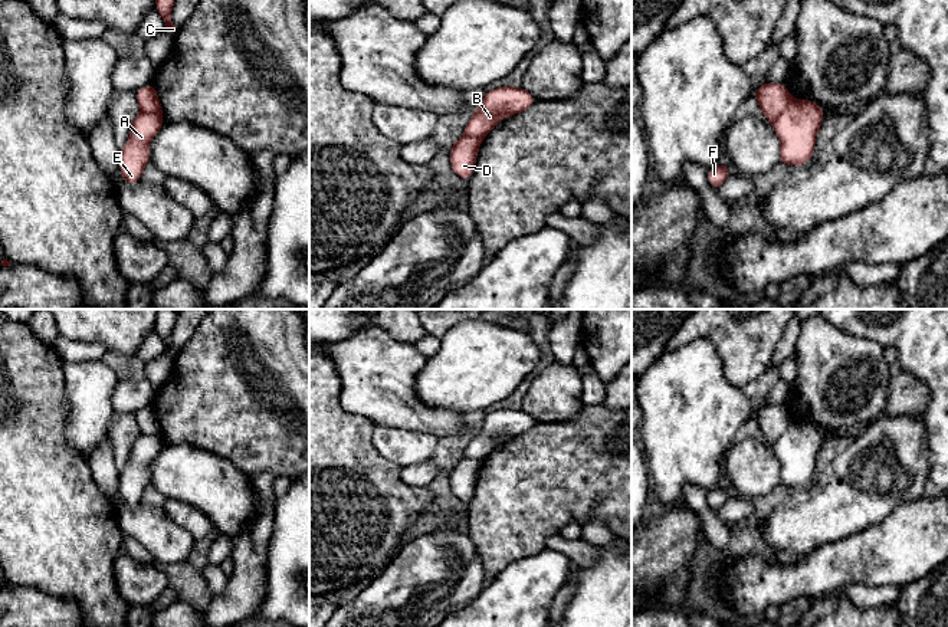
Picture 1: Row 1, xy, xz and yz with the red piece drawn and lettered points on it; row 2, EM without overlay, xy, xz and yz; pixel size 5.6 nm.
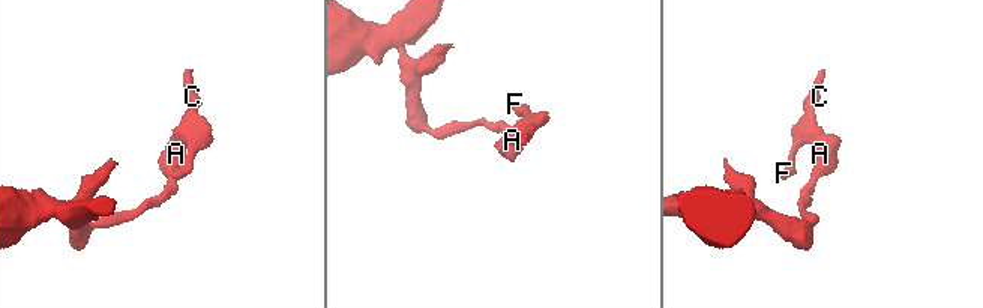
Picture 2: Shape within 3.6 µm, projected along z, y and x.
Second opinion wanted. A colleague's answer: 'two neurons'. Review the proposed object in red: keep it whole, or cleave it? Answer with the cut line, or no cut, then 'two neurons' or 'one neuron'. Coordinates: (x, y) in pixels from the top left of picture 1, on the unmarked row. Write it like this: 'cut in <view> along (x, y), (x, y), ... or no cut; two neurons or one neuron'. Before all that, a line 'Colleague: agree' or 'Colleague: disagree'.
Colleague: disagree
no cut; one neuron

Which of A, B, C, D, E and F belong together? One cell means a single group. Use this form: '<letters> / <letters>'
A B C D E F

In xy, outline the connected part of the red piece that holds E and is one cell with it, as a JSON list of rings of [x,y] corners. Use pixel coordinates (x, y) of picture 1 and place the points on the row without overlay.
[[[152,406],[140,410],[135,420],[141,434],[134,440],[129,460],[119,473],[121,498],[127,506],[141,502],[144,489],[150,485],[150,463],[164,446],[163,430]]]

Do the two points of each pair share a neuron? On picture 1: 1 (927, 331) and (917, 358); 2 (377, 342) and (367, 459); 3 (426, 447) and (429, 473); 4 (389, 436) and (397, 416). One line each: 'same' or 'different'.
1: same
2: different
3: different
4: different

